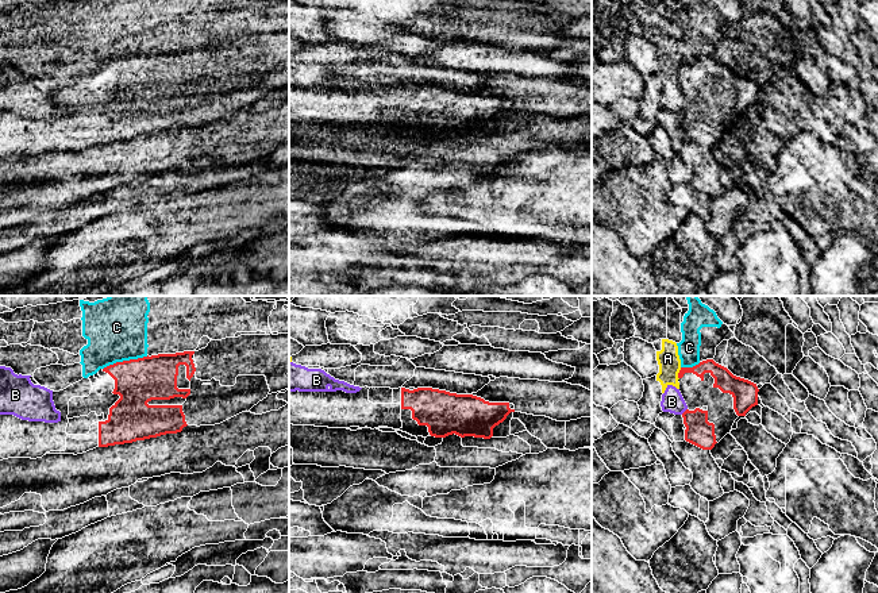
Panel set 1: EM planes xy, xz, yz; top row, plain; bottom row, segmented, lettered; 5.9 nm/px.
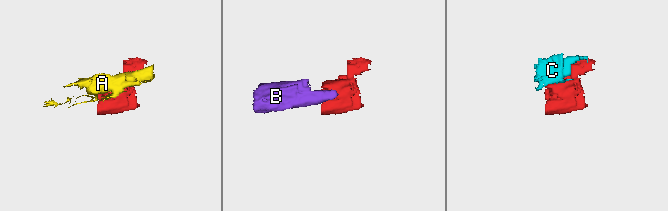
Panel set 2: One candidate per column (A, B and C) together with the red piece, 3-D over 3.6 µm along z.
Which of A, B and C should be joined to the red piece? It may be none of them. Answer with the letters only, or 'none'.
none

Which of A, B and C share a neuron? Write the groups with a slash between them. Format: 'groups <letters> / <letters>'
groups A B / C

